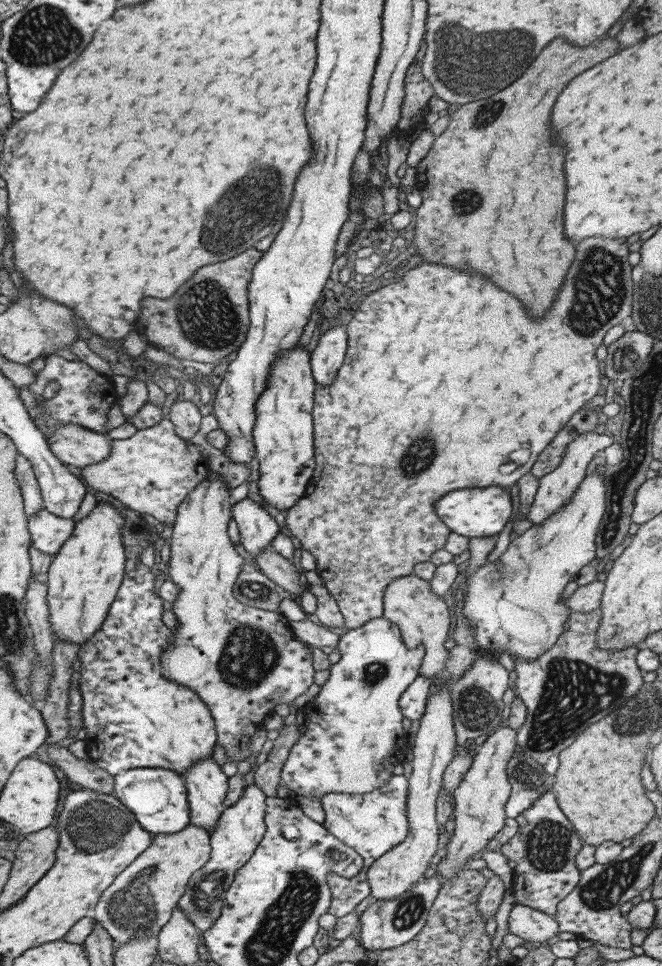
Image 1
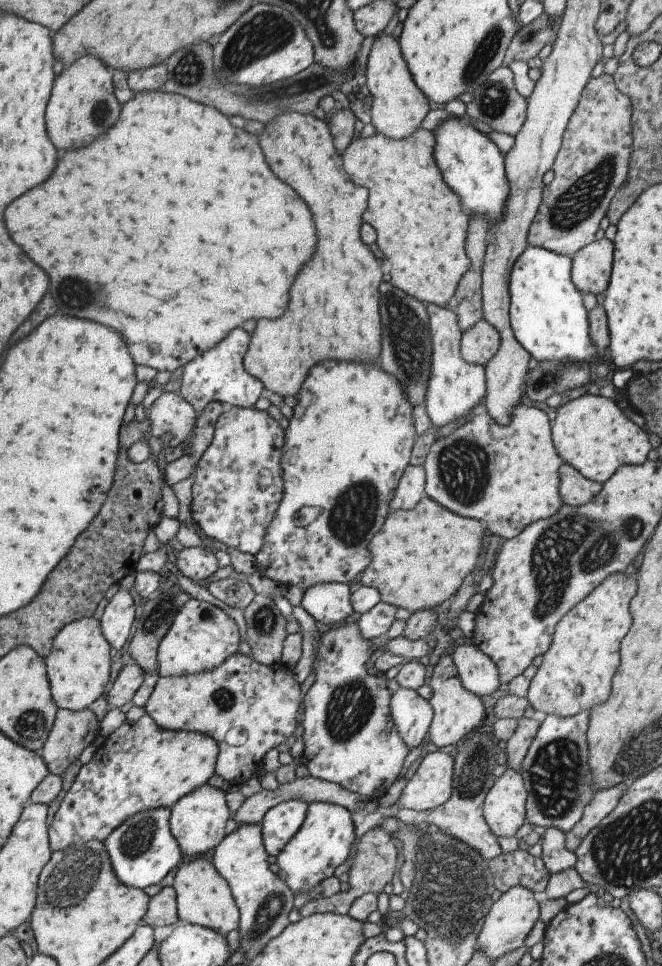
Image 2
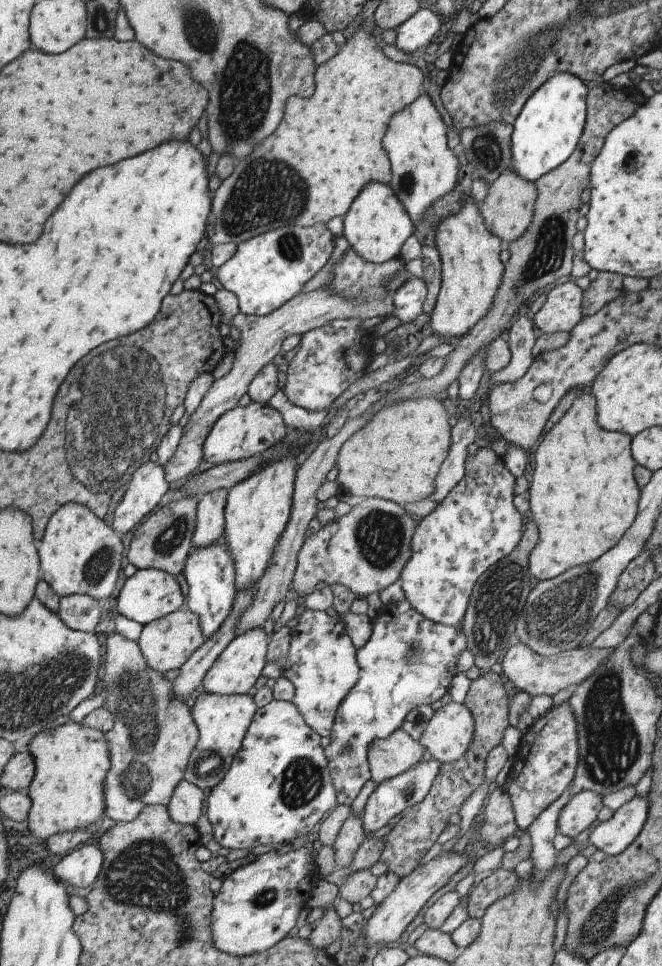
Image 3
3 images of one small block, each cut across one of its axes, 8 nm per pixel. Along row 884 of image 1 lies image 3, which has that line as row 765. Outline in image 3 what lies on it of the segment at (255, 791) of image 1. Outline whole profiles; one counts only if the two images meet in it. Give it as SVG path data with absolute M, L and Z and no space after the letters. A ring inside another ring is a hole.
M199 691L190 704L190 710L196 727L198 728L199 738L192 756L190 756L189 766L185 772L185 780L194 784L202 791L218 786L224 776L228 774L236 752L242 746L242 740L246 738L246 732L254 720L256 714L256 704L253 697L244 695L218 695L208 694Z

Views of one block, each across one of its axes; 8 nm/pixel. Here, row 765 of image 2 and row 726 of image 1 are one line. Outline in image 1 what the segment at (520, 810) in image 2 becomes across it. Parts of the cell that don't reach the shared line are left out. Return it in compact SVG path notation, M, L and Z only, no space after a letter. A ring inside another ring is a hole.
M509 726L498 728L485 741L480 741L475 749L476 755L461 784L452 793L453 816L456 823L454 834L446 844L446 852L442 854L440 863L436 866L439 880L450 880L462 866L468 864L474 854L482 852L488 842L500 832L507 818L506 802L511 796L511 785L507 778L507 765L517 745L517 730Z

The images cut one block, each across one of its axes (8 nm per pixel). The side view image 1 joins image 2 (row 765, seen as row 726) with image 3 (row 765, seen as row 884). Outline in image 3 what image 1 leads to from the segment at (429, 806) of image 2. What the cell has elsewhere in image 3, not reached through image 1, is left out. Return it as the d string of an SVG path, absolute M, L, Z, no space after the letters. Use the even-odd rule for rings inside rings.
M402 728L394 730L394 734L390 734L386 740L376 738L368 746L367 754L372 780L377 784L400 776L421 762L424 752L424 746L412 740Z

